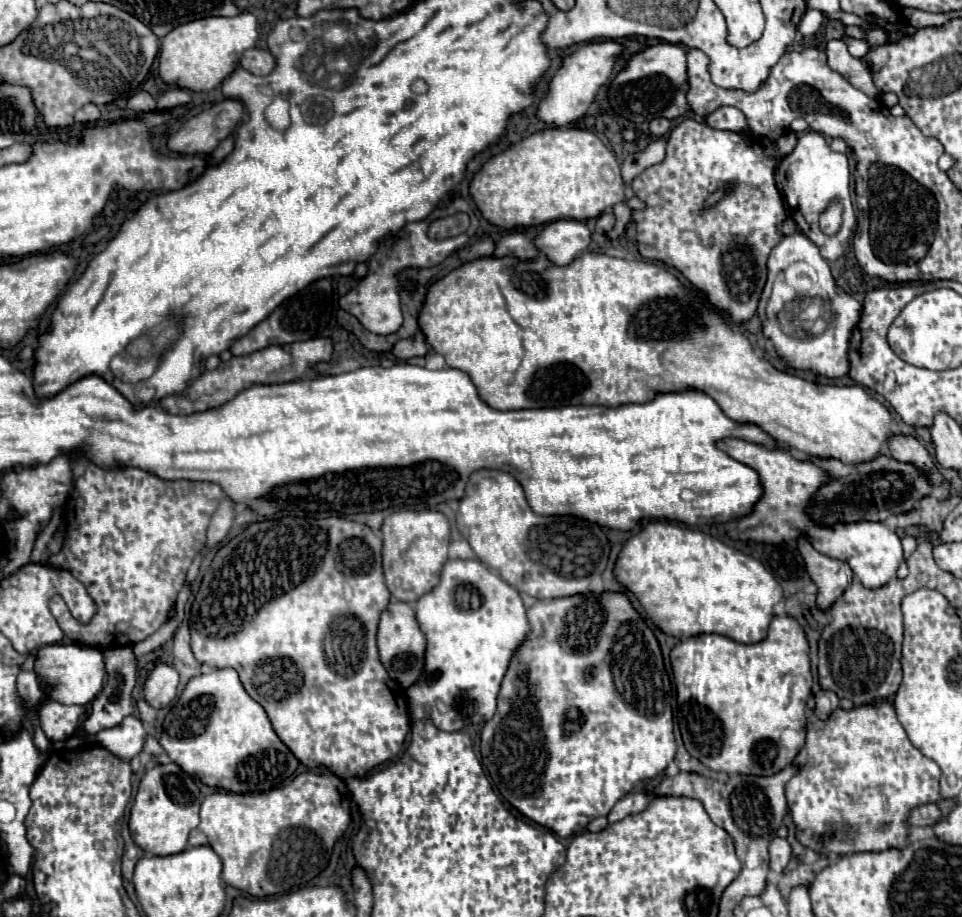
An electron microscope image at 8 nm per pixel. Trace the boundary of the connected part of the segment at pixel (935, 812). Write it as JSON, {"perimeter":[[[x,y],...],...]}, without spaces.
{"perimeter":[[[934,803],[920,805],[920,807],[912,809],[910,815],[908,815],[908,825],[916,825],[916,827],[934,825],[938,821],[940,821],[940,809]]]}

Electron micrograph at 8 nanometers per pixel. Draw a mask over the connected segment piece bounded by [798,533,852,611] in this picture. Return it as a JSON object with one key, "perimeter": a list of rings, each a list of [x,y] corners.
{"perimeter":[[[804,533],[798,537],[798,551],[804,557],[808,575],[818,585],[818,605],[826,611],[850,585],[852,571],[844,561],[818,553]]]}

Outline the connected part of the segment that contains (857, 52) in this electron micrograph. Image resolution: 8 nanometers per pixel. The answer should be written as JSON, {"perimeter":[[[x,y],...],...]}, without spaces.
{"perimeter":[[[844,35],[842,37],[842,41],[848,45],[848,51],[856,57],[856,59],[862,59],[866,53],[868,53],[868,43],[864,41],[864,39],[852,39],[852,37],[848,37],[848,35]]]}

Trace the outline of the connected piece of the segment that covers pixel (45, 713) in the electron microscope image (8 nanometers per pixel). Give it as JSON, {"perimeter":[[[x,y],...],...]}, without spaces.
{"perimeter":[[[46,699],[40,707],[40,725],[50,741],[64,741],[78,731],[84,715],[86,707],[82,705],[62,705]]]}

